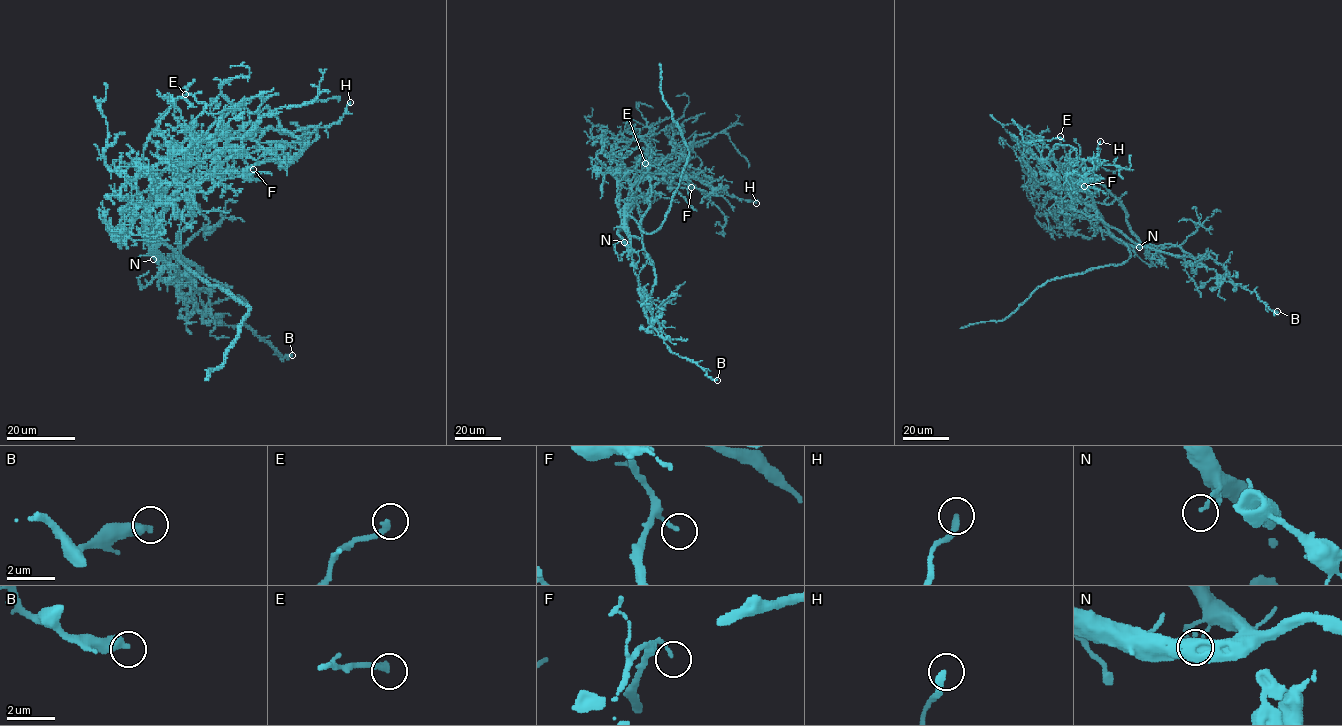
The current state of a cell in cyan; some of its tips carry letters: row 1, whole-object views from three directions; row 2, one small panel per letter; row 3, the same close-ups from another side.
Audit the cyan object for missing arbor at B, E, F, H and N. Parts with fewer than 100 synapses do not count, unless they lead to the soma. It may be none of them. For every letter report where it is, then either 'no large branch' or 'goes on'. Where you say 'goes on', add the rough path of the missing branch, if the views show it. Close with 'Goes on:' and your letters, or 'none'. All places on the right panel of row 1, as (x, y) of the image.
B: at (1277, 311); no large branch
E: at (1060, 136); no large branch
F: at (1084, 186); no large branch
H: at (1100, 141); no large branch
N: at (1139, 247); no large branch
Goes on: none

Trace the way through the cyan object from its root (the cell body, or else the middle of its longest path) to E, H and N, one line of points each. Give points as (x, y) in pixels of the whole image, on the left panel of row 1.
E: (167, 245), (157, 238), (162, 188), (159, 179), (145, 169), (143, 151), (157, 121), (185, 94)
H: (167, 245), (157, 238), (164, 191), (196, 152), (266, 129), (329, 126), (350, 102)
N: (167, 245), (159, 244), (156, 250), (162, 258), (156, 256), (153, 259)

